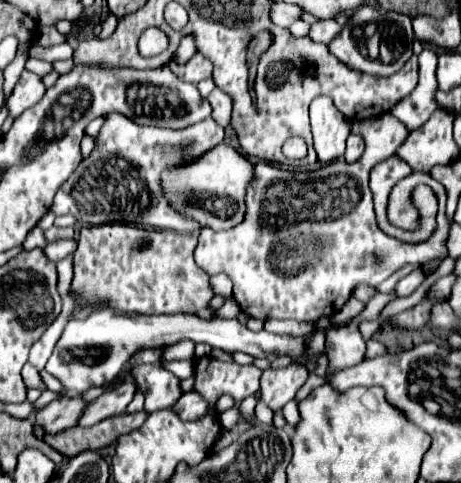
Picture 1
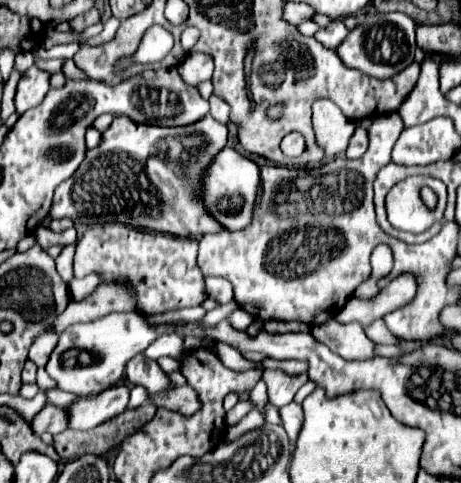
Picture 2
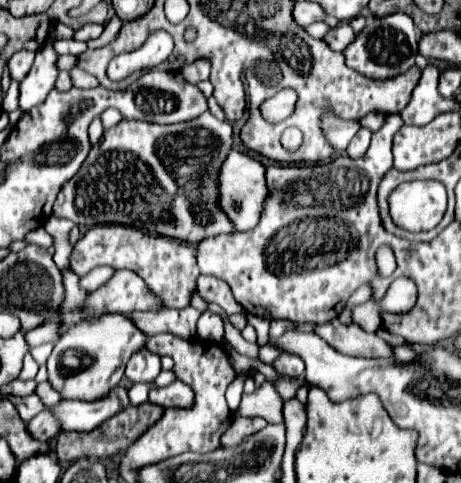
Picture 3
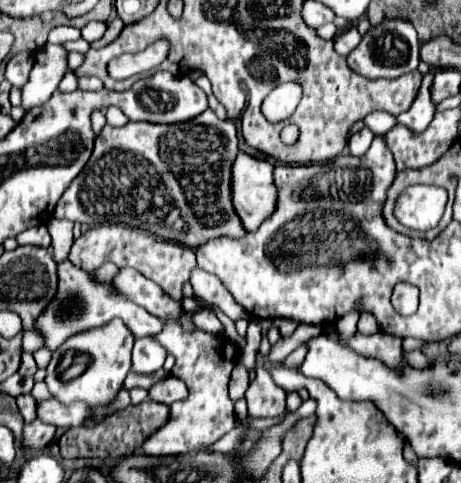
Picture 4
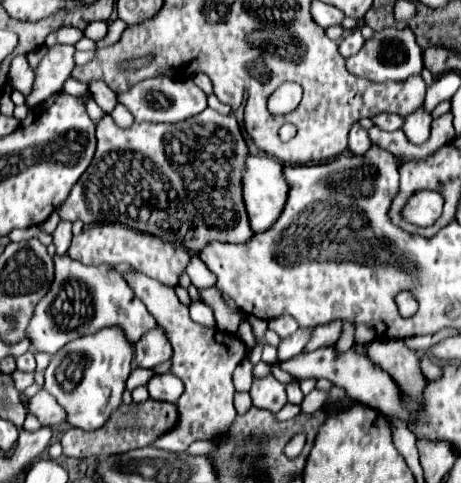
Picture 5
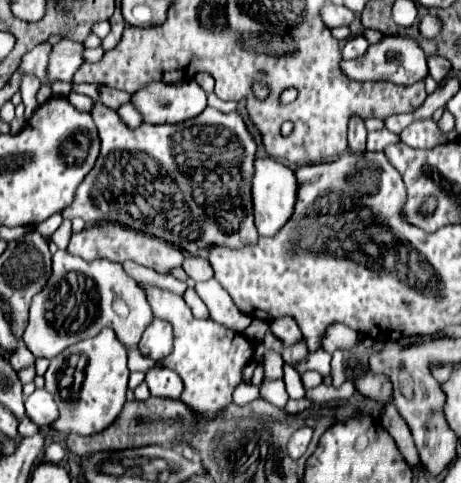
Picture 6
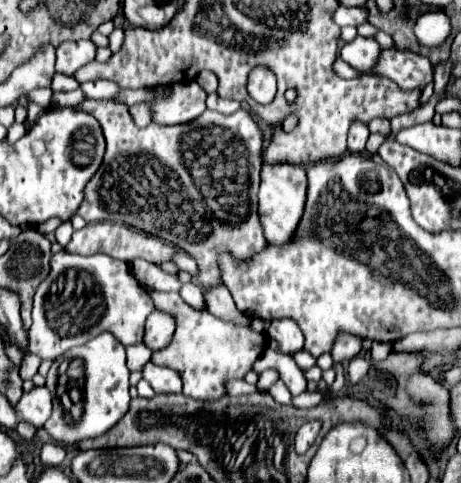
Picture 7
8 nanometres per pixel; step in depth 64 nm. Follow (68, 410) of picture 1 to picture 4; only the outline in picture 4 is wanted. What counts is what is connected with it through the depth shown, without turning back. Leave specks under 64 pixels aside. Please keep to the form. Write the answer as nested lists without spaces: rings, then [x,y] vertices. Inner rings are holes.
[[[34,420],[30,424],[24,426],[24,436],[22,436],[22,442],[24,442],[24,454],[36,454],[36,452],[42,452],[54,438],[56,434],[56,428],[52,424],[44,424],[42,420]]]

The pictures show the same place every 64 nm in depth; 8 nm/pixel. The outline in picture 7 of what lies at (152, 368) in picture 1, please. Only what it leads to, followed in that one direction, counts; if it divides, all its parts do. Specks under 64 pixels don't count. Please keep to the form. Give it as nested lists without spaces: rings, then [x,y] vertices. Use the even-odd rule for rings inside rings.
[[[154,310],[148,320],[146,320],[146,332],[144,332],[144,344],[156,352],[166,348],[172,342],[172,334],[174,334],[174,320],[170,314]]]

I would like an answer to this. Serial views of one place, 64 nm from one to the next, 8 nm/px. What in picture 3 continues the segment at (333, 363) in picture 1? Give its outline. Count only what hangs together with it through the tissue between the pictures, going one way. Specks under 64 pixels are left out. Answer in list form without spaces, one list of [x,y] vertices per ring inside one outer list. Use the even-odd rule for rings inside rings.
[[[330,320],[328,324],[316,326],[314,330],[322,340],[332,344],[332,348],[338,348],[338,352],[344,352],[348,356],[362,356],[362,358],[386,358],[392,356],[390,346],[380,340],[376,334],[364,332],[356,324],[340,324],[338,320]]]

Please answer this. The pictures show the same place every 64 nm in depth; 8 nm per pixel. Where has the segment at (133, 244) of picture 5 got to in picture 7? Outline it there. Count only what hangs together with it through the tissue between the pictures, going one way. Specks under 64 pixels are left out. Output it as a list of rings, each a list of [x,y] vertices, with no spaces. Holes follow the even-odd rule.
[[[94,222],[94,224],[86,224],[82,230],[72,234],[72,240],[66,246],[68,252],[76,252],[76,254],[84,254],[84,256],[92,256],[94,252],[106,252],[108,256],[116,258],[116,260],[134,260],[134,258],[142,258],[146,262],[152,264],[162,264],[162,262],[170,262],[176,254],[174,246],[168,246],[164,240],[150,236],[146,232],[140,230],[132,230],[128,226],[120,226],[120,224],[110,224],[110,222]]]

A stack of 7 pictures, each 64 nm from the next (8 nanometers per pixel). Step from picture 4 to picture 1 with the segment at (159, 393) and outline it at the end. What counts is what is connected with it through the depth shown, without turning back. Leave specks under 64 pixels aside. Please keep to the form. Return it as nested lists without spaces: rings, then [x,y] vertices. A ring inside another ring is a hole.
[[[184,392],[178,402],[180,402],[180,408],[176,404],[174,412],[178,414],[180,410],[182,420],[200,420],[200,416],[206,416],[210,412],[210,404],[198,392]]]

